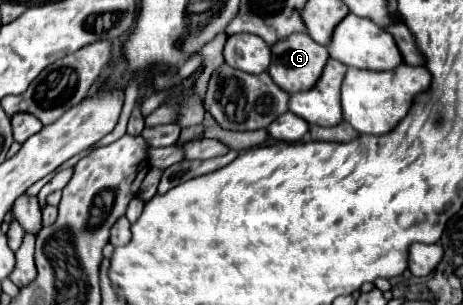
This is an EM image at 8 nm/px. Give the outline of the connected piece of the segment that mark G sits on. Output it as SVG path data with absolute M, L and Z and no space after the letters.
M294 33L288 39L282 39L272 45L272 63L268 75L274 77L274 83L286 93L302 93L306 89L312 89L314 81L322 77L322 69L326 67L328 59L330 53L324 45L318 45L312 37L308 37L308 33Z

